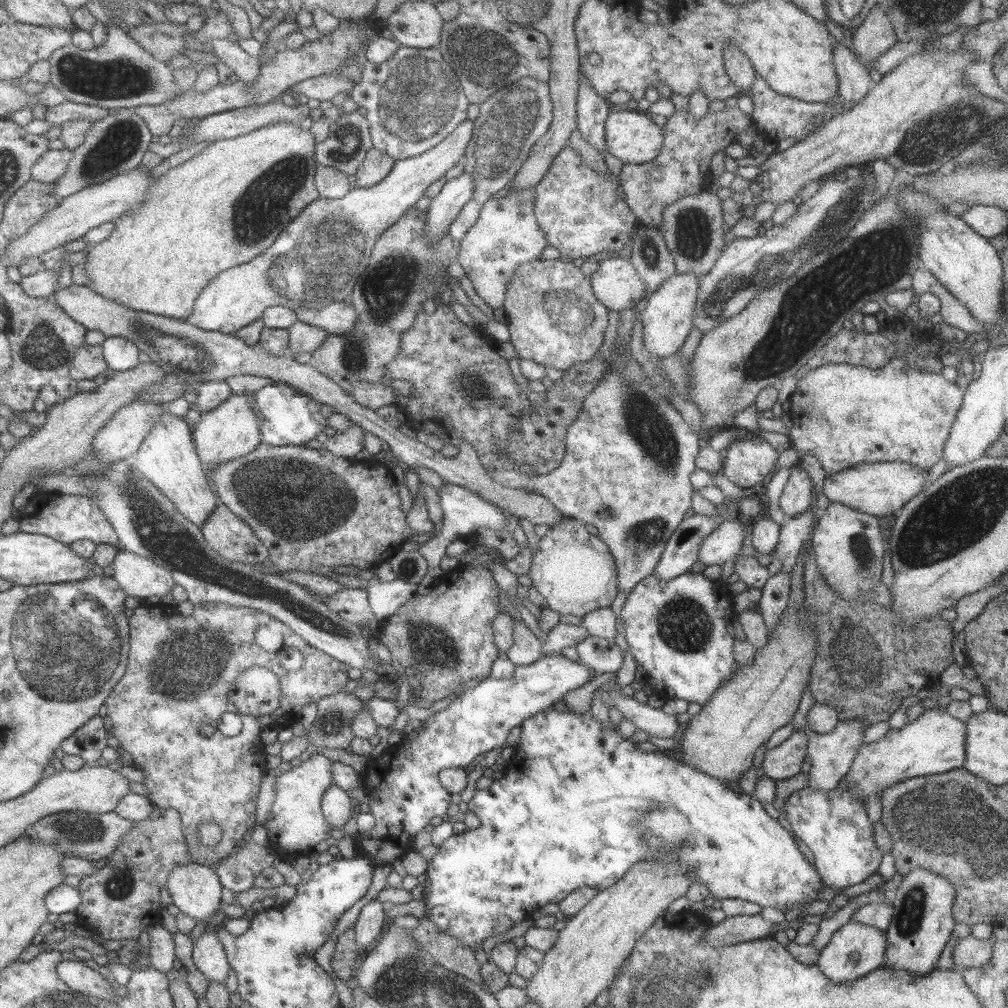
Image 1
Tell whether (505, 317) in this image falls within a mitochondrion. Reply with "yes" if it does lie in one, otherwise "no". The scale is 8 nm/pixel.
no

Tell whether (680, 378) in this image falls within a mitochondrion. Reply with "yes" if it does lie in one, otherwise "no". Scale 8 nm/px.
yes

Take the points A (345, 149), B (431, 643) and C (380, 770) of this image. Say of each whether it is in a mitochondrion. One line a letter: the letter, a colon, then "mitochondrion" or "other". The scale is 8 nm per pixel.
A: mitochondrion
B: mitochondrion
C: other

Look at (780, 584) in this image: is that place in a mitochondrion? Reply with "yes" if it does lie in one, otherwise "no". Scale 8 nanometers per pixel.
no

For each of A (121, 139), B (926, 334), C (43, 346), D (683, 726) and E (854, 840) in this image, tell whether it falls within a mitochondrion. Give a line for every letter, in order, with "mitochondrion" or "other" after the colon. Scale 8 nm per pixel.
A: mitochondrion
B: other
C: mitochondrion
D: other
E: other

